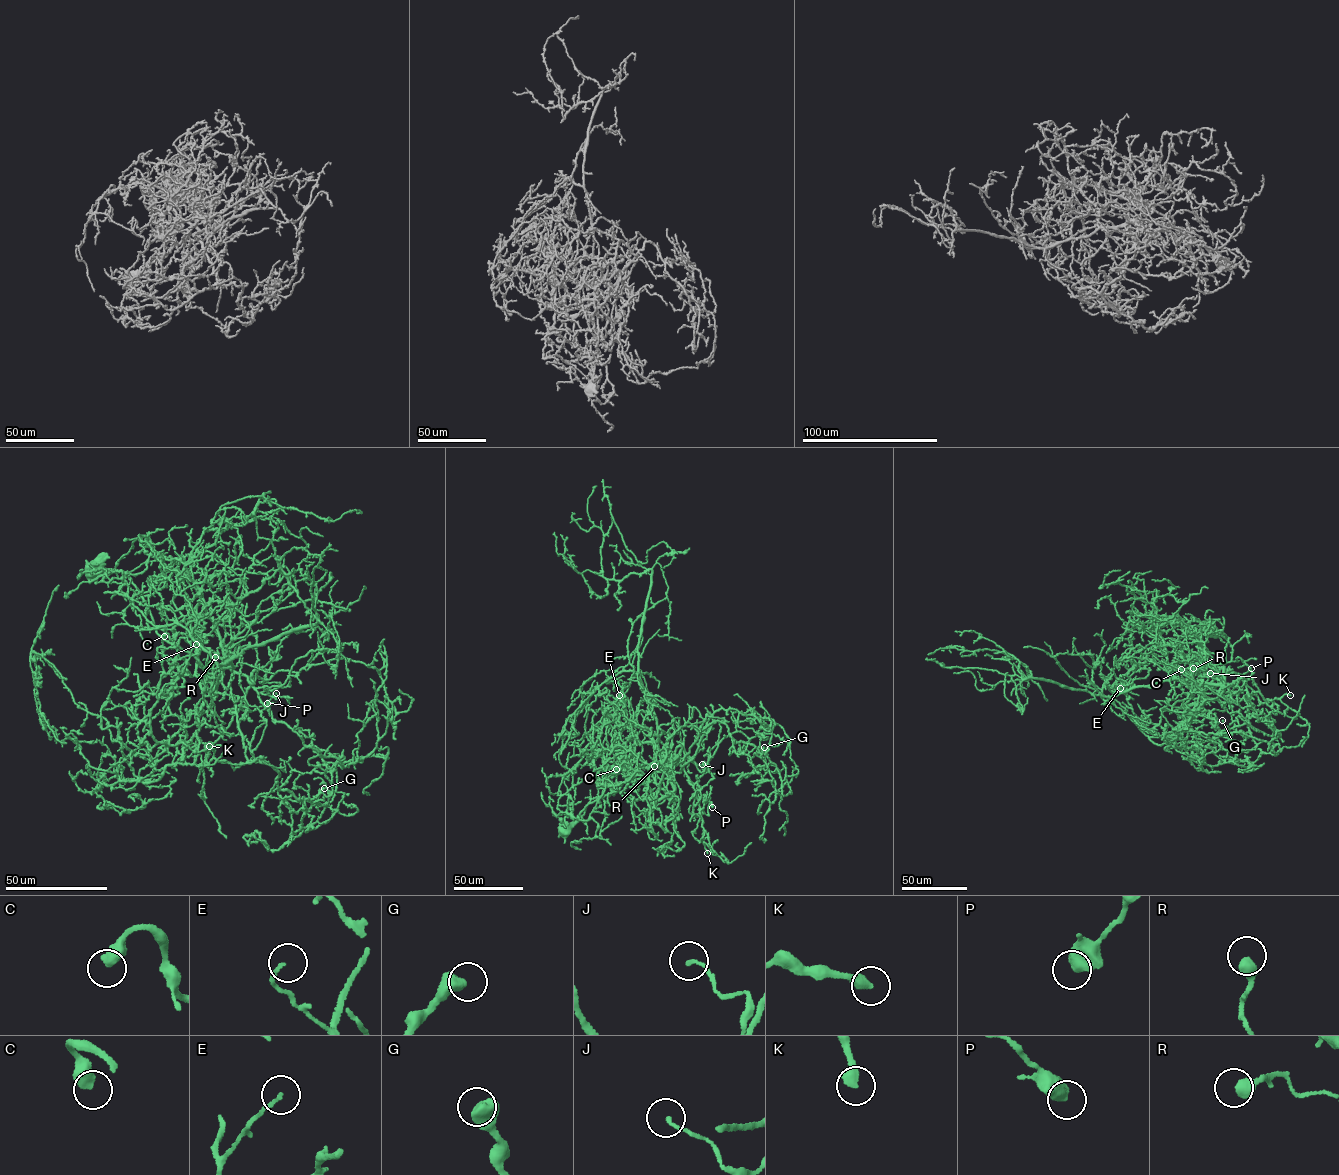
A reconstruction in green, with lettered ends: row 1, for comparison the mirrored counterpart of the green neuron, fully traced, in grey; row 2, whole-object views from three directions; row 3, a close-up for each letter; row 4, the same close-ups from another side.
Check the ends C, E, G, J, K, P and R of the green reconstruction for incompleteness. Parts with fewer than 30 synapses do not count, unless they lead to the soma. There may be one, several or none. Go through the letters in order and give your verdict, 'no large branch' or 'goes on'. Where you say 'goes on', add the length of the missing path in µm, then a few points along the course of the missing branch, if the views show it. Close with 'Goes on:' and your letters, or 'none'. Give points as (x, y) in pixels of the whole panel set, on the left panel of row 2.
C: no large branch
E: no large branch
G: no large branch
J: no large branch
K: no large branch
P: no large branch
R: no large branch
Goes on: none

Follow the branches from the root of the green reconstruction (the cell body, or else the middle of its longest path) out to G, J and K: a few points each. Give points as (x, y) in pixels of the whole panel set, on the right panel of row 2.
G: (1211, 633), (1199, 636), (1194, 668), (1217, 679), (1199, 666), (1198, 704), (1182, 729), (1216, 734), (1222, 720)
J: (1211, 633), (1199, 636), (1194, 668), (1217, 679), (1200, 665), (1186, 680), (1210, 673)
K: (1211, 633), (1194, 668), (1217, 679), (1186, 680), (1209, 664), (1270, 706), (1290, 695)

